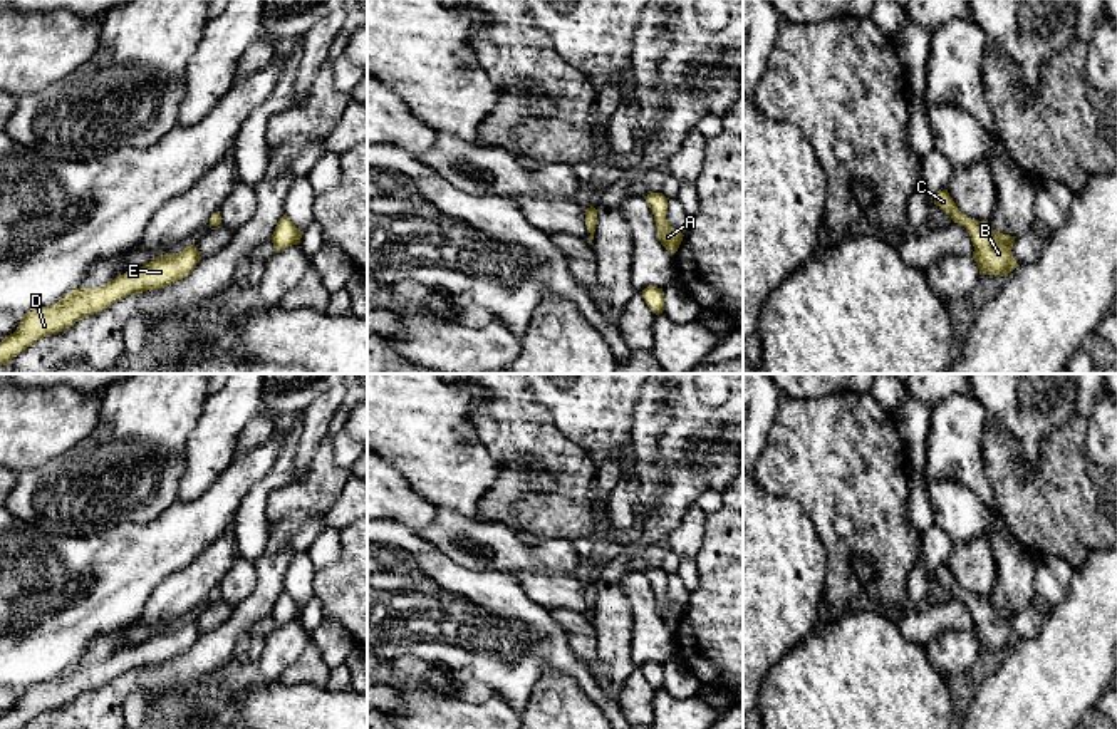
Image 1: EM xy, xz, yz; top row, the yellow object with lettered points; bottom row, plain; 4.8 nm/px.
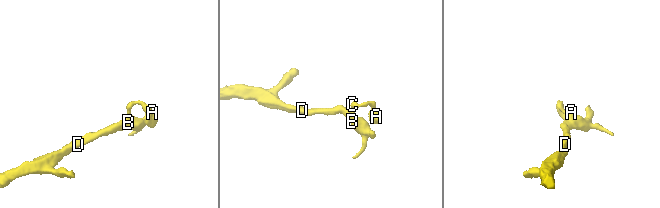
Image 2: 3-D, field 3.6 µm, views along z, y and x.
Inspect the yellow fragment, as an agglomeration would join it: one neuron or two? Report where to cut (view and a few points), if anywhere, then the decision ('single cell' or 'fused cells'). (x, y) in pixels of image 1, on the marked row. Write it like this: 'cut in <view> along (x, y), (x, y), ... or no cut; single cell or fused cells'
no cut; single cell

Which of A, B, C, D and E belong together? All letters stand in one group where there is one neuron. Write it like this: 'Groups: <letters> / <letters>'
Groups: A B C D E

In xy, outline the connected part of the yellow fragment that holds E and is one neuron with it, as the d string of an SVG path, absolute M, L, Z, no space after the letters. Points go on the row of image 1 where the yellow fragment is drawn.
M193 243L178 255L161 255L138 270L116 277L102 287L79 287L55 305L25 313L18 328L0 342L0 364L7 365L22 350L45 335L59 333L81 318L102 312L127 295L164 288L184 278L200 260L201 256Z

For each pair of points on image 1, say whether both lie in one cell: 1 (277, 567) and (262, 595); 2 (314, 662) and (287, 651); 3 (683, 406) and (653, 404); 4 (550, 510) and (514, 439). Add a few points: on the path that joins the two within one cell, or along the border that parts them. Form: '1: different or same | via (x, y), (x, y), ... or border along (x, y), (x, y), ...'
1: same | via (270, 573), (269, 589)
2: different | border along (309, 637), (302, 654), (279, 679)
3: different | border along (668, 391), (668, 423), (658, 444)
4: same | via (567, 486), (567, 470), (537, 439)

